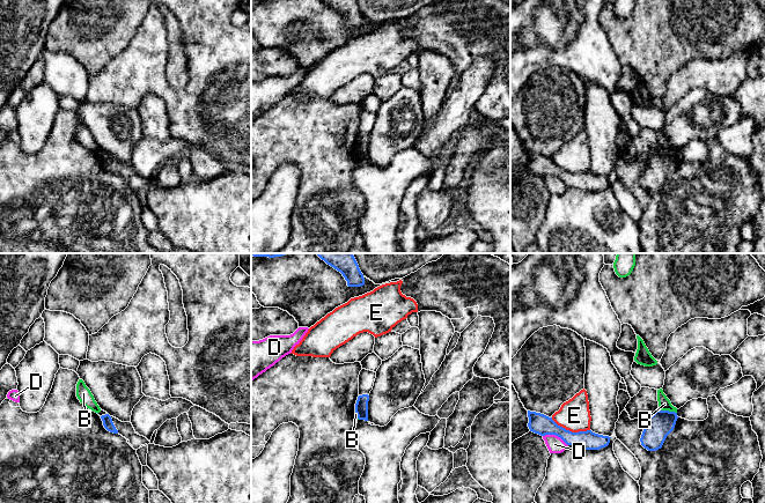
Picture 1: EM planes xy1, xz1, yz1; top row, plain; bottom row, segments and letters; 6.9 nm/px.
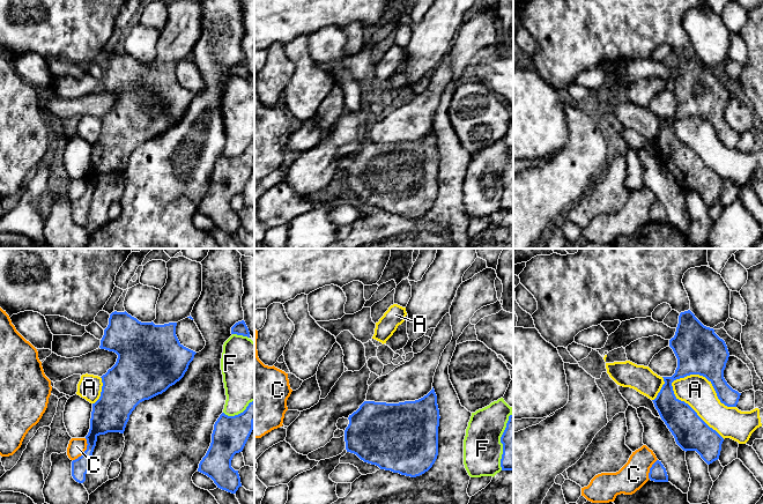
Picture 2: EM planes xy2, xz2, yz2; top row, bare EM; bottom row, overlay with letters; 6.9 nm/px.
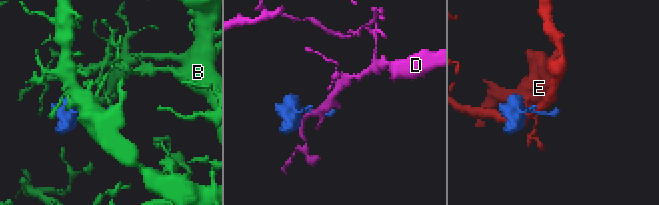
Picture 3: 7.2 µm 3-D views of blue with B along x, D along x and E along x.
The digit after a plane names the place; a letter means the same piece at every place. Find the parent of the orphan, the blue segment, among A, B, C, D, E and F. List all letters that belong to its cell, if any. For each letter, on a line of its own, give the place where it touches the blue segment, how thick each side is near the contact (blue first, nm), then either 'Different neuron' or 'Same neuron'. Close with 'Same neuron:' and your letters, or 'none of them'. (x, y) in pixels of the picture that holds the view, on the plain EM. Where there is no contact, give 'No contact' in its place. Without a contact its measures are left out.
A: Touches blue at yz2 (691, 149). Thickness 240 nm (blue) against 220 nm. Different neuron
B: Touches blue at yz1 (668, 152). Thickness 180 nm (blue) against 90 nm. Different neuron
C: Touches blue at xy2 (84, 192). Thickness 170 nm (blue) against 120 nm. Different neuron
D: Touches blue at yz1 (556, 176). Thickness 140 nm (blue) against 120 nm. Different neuron
E: Touches blue at yz1 (571, 172). Thickness 140 nm (blue) against 220 nm. Different neuron
F: Touches blue at xz2 (501, 183). Thickness 160 nm (blue) against 280 nm. Different neuron
Same neuron: none of them

